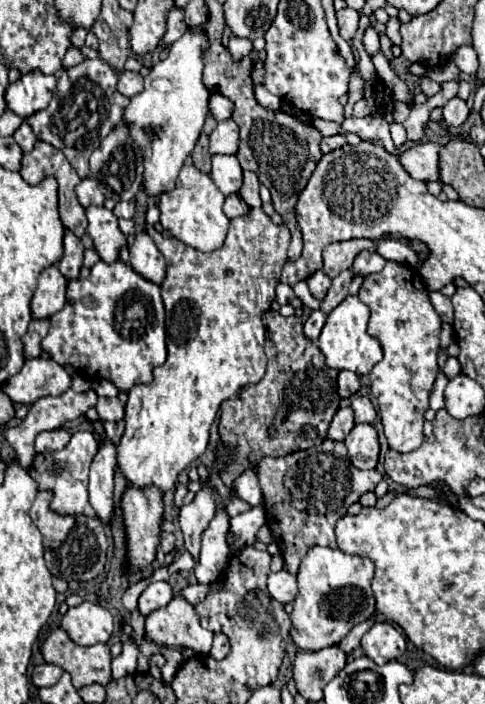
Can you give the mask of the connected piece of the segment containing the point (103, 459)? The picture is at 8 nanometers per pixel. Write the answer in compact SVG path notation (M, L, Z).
M106 439L92 459L90 485L88 485L90 505L104 523L110 523L114 517L114 499L112 499L114 471L116 471L116 445L110 439Z

